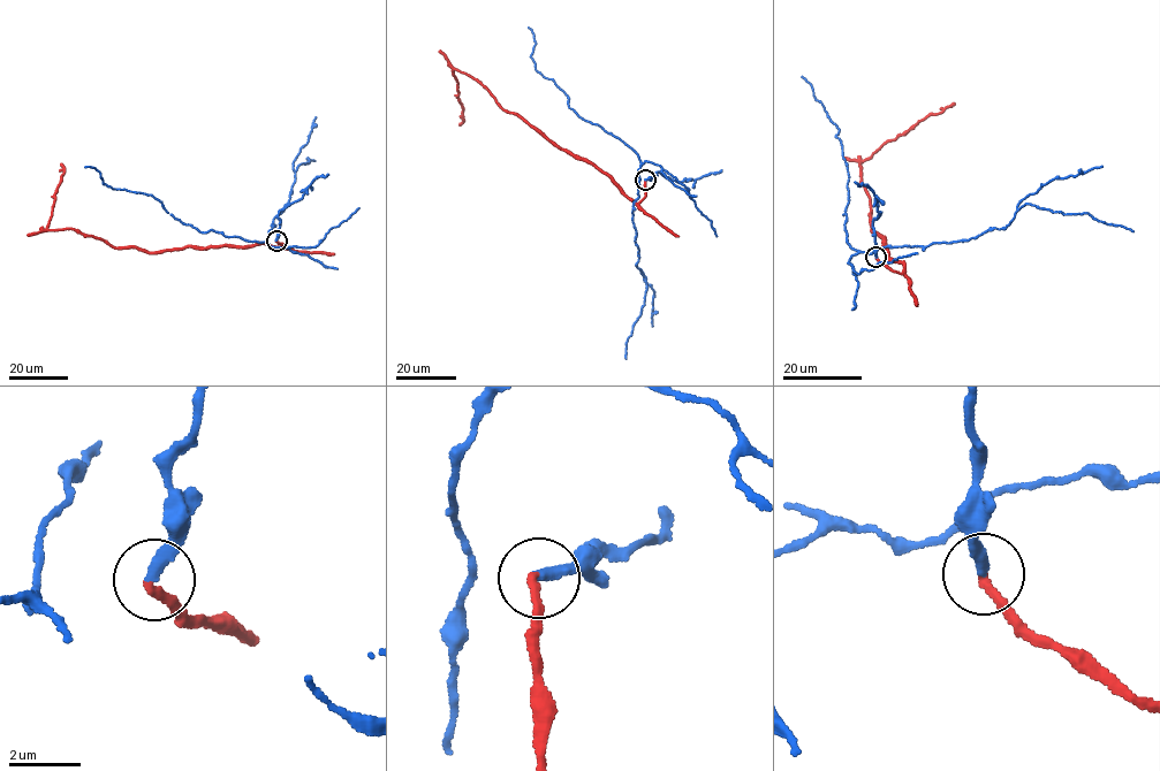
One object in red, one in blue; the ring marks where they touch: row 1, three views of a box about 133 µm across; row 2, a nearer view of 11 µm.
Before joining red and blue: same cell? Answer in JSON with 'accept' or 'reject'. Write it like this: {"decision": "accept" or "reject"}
{"decision": "accept"}

